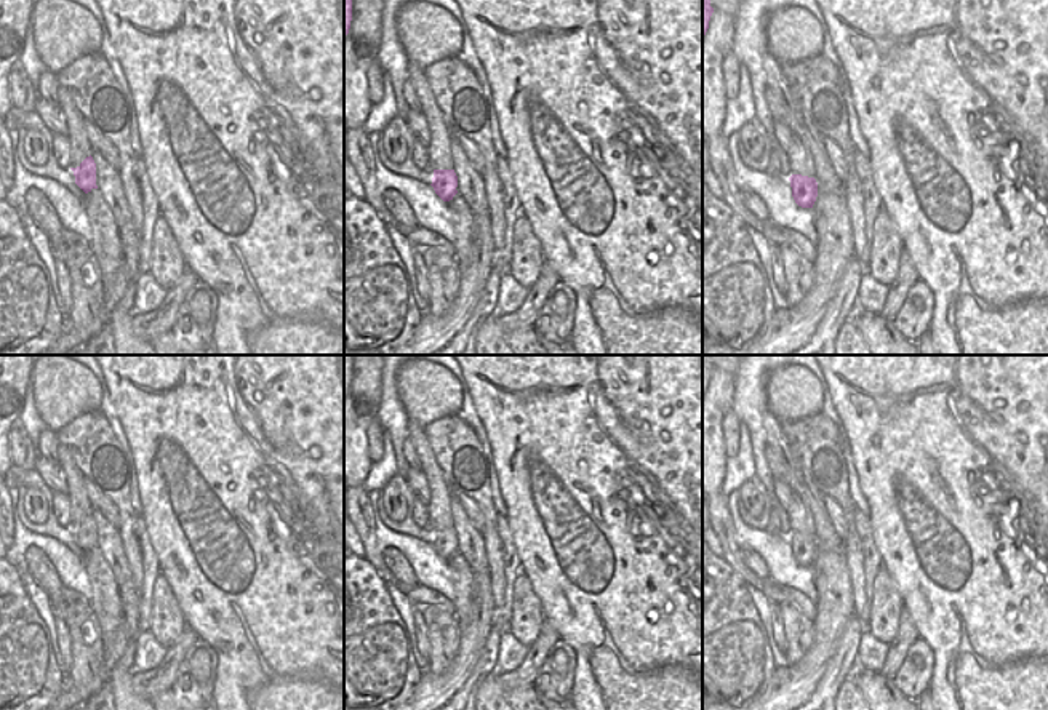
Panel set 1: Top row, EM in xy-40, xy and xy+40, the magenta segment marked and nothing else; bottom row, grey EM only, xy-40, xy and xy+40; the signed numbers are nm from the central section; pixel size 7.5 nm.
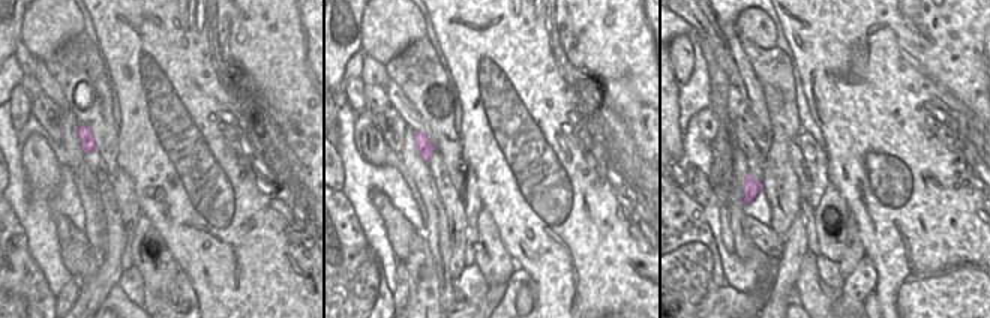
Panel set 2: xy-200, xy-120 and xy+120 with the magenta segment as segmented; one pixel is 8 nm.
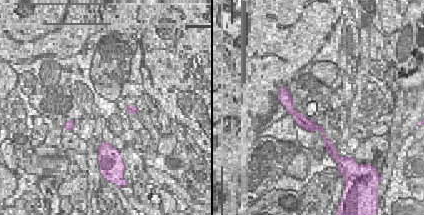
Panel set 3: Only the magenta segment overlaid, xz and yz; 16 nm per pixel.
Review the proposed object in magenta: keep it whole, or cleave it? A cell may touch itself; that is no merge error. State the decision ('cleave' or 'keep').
cleave

